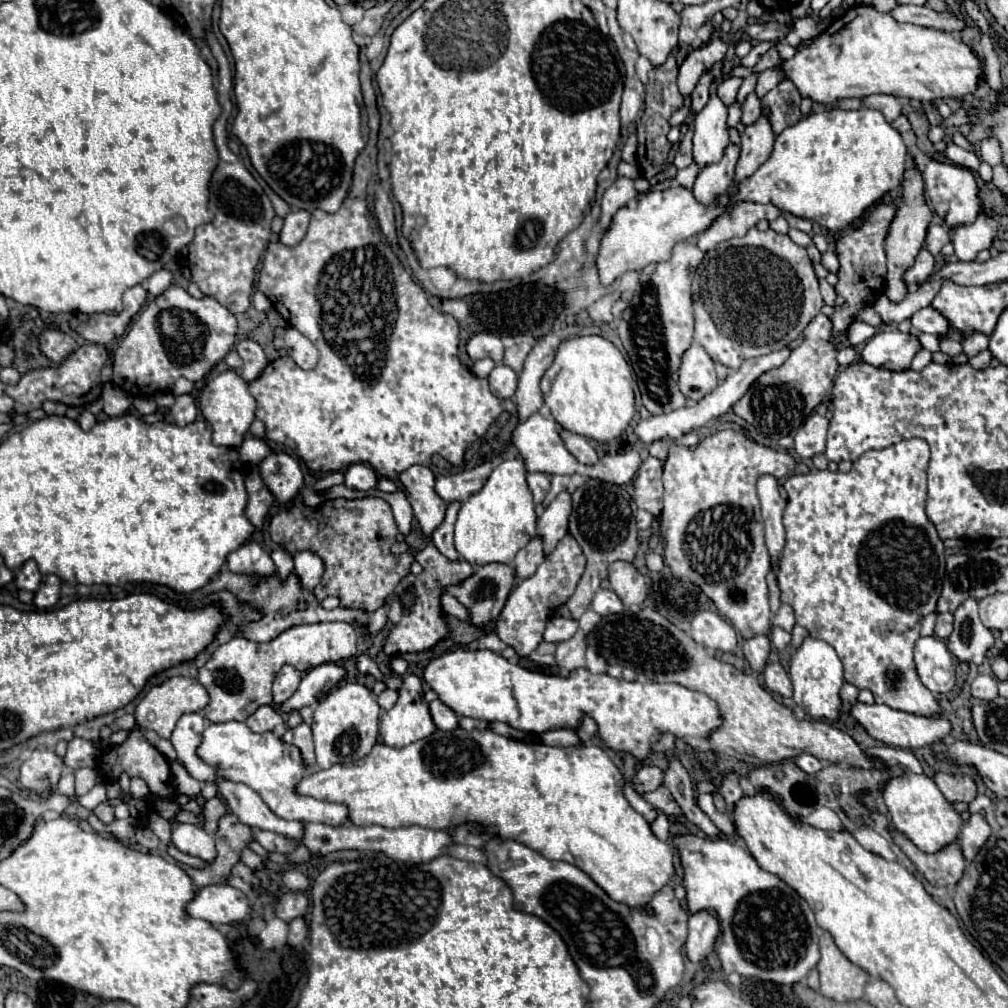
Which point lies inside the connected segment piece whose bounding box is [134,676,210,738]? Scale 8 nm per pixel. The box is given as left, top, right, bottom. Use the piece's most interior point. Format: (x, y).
(159, 710)

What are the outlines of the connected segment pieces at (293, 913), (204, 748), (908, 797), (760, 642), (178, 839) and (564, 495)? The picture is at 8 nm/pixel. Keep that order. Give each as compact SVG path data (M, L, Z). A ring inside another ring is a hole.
M286 892L276 902L276 916L284 922L300 918L308 912L308 898L302 892Z
M220 722L208 724L202 732L202 742L198 744L198 756L214 766L218 778L230 782L242 782L250 786L264 804L284 820L302 820L302 822L322 822L328 826L340 826L348 820L348 810L342 804L332 804L308 796L298 796L294 786L302 780L306 766L300 760L298 748L284 744L276 734L264 732L256 734L244 722Z
M904 774L902 778L894 778L884 786L882 795L888 806L887 817L894 824L894 828L922 852L936 854L938 850L956 842L964 826L964 818L960 812L954 810L952 802L944 798L934 780L926 774Z
M758 634L754 638L744 640L744 656L754 670L762 670L770 652L770 638L766 634Z
M174 822L172 828L172 842L186 854L198 856L206 862L214 862L216 858L216 844L214 838L204 832L200 826L194 824L180 824Z
M560 492L550 506L544 508L542 516L538 518L538 528L536 534L542 538L544 544L544 554L550 554L556 544L568 534L568 516L572 510L572 498L570 492Z

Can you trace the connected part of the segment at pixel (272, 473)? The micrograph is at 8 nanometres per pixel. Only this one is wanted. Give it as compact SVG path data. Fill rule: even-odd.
M276 452L264 458L260 464L260 474L278 502L290 502L304 482L300 462L286 452Z

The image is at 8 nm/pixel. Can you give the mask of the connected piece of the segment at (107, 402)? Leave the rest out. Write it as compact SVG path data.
M106 384L104 386L102 400L104 400L104 408L102 410L108 416L122 416L132 406L132 402L128 400L128 394L122 388L116 388L112 384Z

